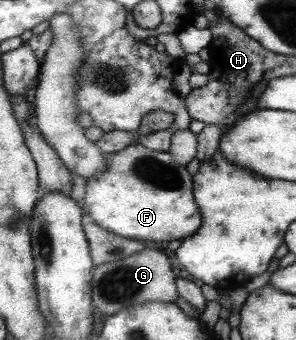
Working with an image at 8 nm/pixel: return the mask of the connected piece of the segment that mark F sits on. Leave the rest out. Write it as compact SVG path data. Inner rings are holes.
M137 143L117 153L107 153L107 170L99 172L88 181L87 196L81 201L94 217L98 225L112 230L113 234L137 241L184 241L203 228L204 215L197 207L195 197L195 177L183 167L169 152L153 151Z

